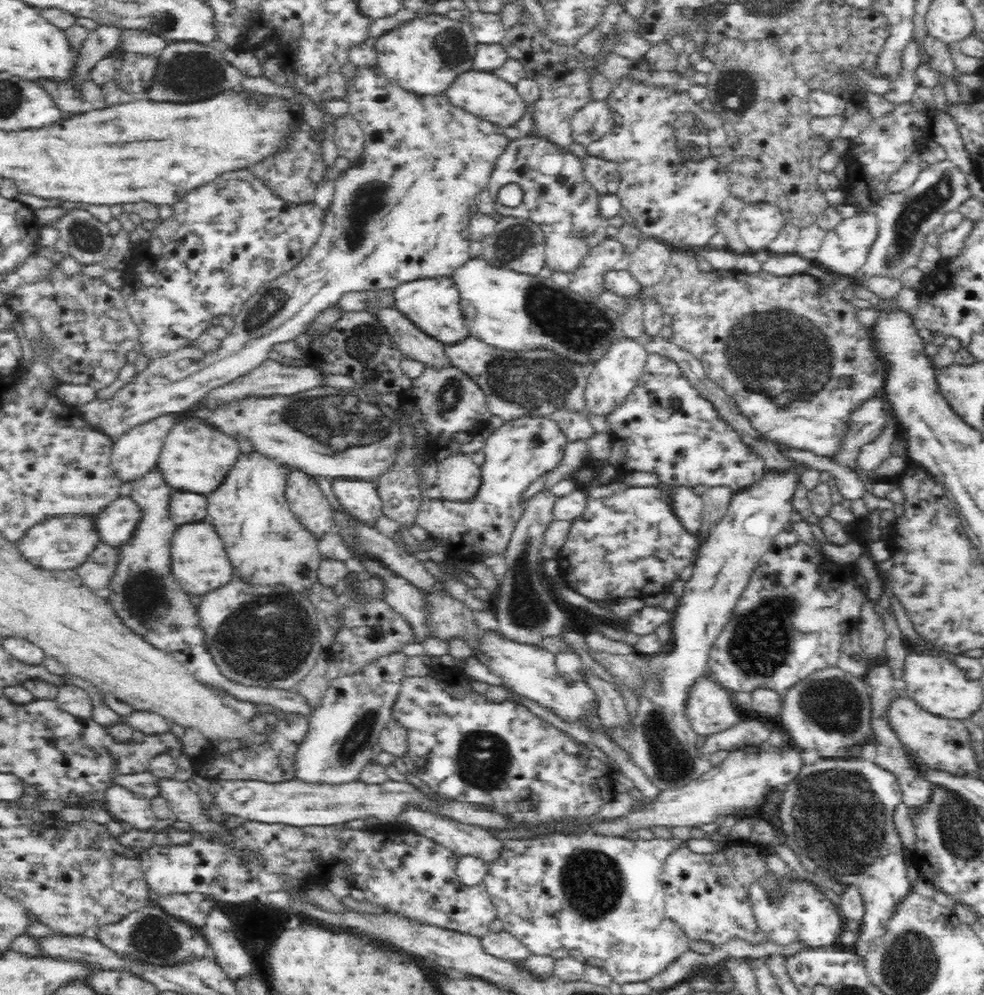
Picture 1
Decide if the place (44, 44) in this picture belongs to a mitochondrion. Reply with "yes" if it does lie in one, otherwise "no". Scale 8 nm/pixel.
no

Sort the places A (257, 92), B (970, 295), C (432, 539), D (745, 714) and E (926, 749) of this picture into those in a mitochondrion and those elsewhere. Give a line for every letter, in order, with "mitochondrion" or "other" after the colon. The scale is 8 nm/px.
A: other
B: other
C: other
D: other
E: other

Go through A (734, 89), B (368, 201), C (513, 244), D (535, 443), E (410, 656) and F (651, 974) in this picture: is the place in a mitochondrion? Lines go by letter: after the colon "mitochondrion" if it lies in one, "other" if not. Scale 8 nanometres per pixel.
A: mitochondrion
B: mitochondrion
C: mitochondrion
D: mitochondrion
E: other
F: other

